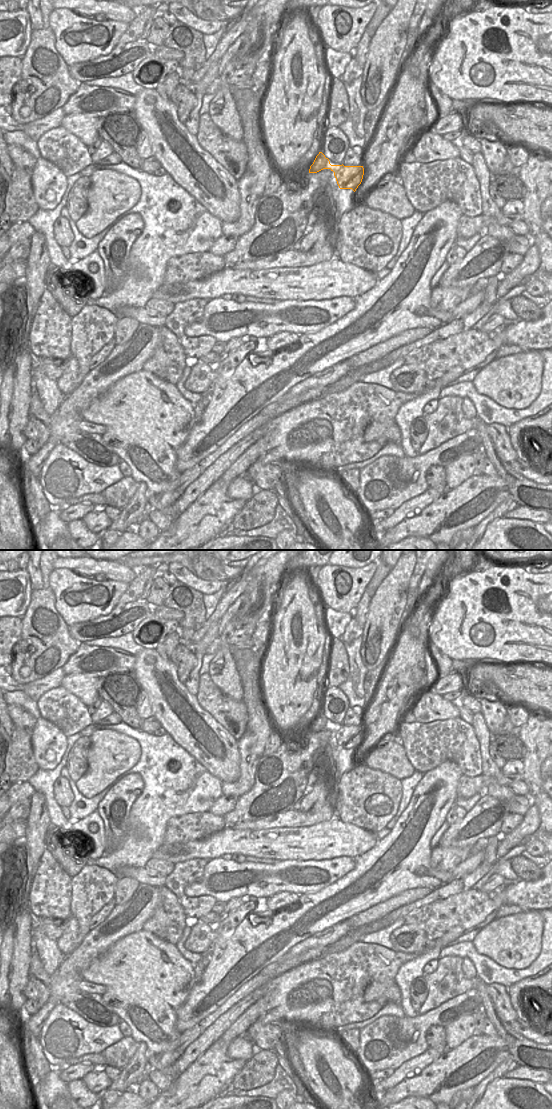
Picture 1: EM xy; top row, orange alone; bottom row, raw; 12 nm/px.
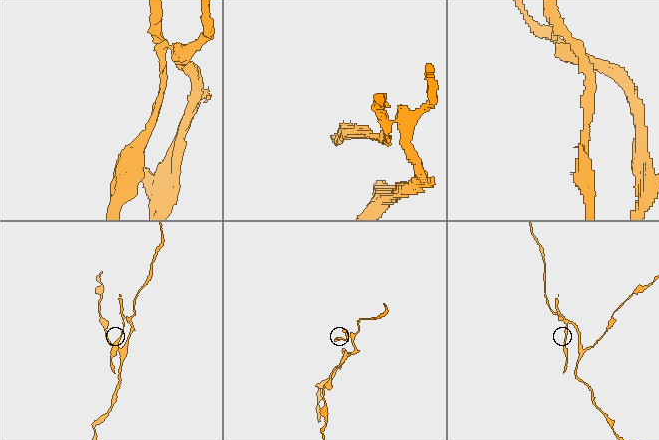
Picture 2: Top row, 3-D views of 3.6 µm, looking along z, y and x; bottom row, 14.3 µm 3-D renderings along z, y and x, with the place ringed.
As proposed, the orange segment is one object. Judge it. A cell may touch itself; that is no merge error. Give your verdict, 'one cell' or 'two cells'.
two cells

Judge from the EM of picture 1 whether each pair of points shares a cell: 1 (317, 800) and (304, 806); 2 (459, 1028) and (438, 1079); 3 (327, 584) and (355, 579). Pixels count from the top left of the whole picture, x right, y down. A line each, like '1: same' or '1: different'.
1: same
2: different
3: same

